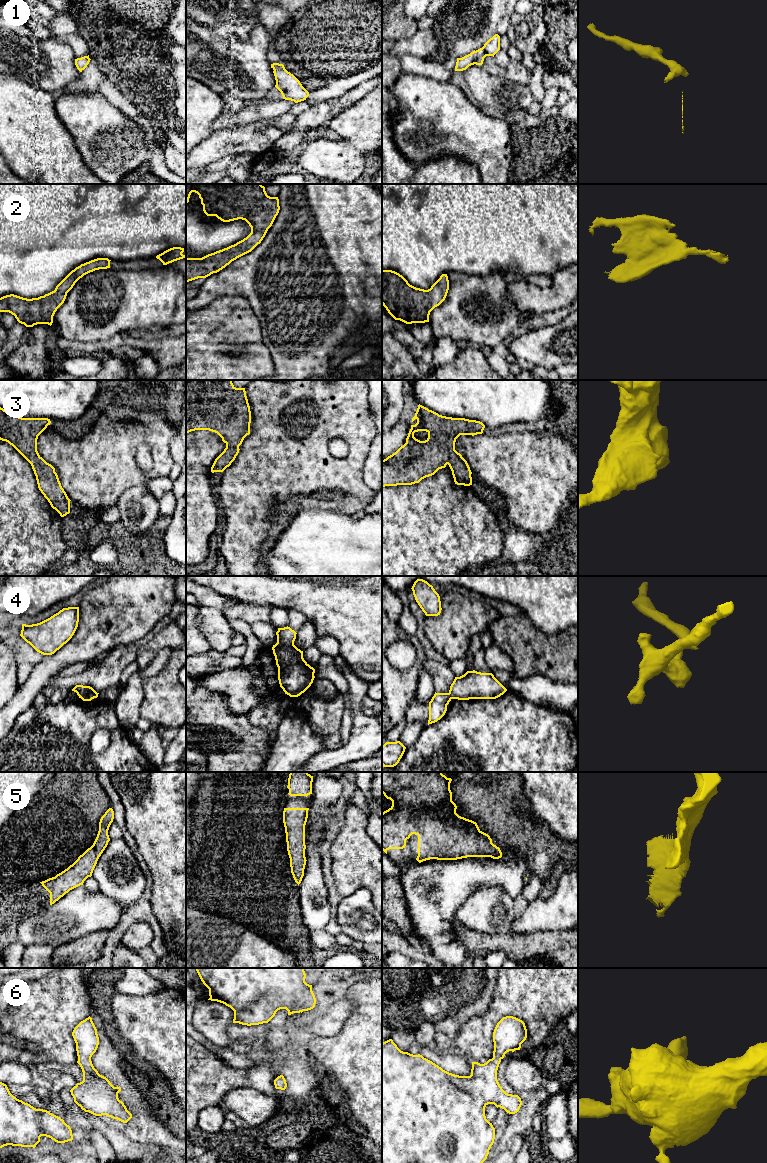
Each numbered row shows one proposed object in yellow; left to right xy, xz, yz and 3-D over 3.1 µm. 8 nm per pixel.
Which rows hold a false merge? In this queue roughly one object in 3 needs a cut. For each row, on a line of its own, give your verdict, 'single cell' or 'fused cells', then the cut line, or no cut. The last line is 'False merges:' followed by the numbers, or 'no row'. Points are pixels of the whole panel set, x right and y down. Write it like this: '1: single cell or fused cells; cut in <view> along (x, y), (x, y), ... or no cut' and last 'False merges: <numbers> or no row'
1: single cell; no cut
2: single cell; no cut
3: single cell; no cut
4: fused cells; cut in xz along (277, 641), (283, 644), (293, 644)
5: single cell; no cut
6: single cell; no cut
False merges: 4

